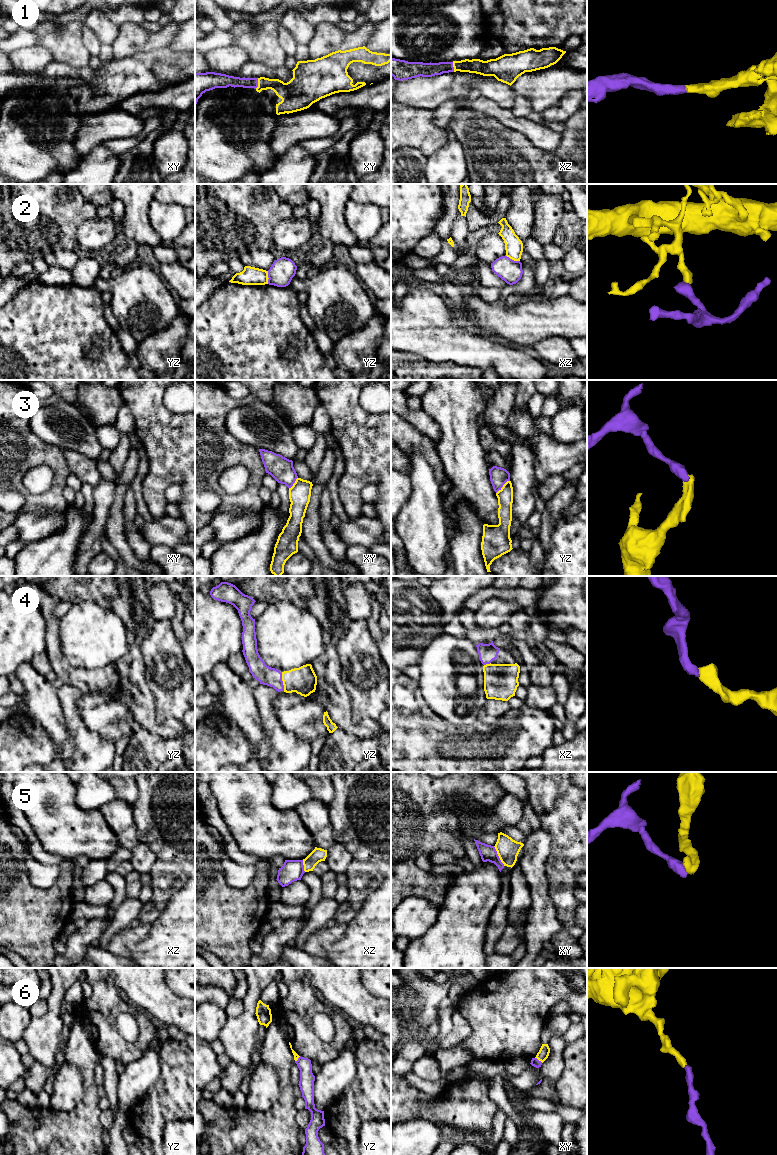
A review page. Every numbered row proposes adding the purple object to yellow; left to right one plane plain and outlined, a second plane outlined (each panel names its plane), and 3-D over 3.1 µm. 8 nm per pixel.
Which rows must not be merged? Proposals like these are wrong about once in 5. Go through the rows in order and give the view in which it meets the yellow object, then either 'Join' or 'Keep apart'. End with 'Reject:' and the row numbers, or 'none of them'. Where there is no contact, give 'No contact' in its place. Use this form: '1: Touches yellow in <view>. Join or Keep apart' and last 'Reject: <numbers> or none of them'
1: Touches yellow in xy. Join
2: Touches yellow in xz. Keep apart
3: Touches yellow in yz. Keep apart
4: Touches yellow in yz. Join
5: Touches yellow in xy. Keep apart
6: Touches yellow in xy. Join
Reject: 2, 3, 5

